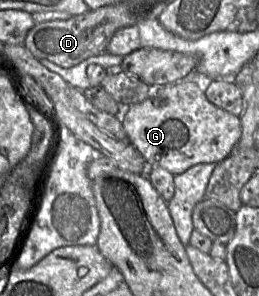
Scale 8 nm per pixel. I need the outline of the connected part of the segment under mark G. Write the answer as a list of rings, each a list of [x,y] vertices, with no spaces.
[[[195,72],[180,81],[153,87],[149,97],[122,108],[120,118],[128,142],[139,151],[149,165],[159,165],[173,175],[184,173],[199,163],[221,162],[232,153],[242,134],[240,117],[211,103],[204,93],[203,83]]]

